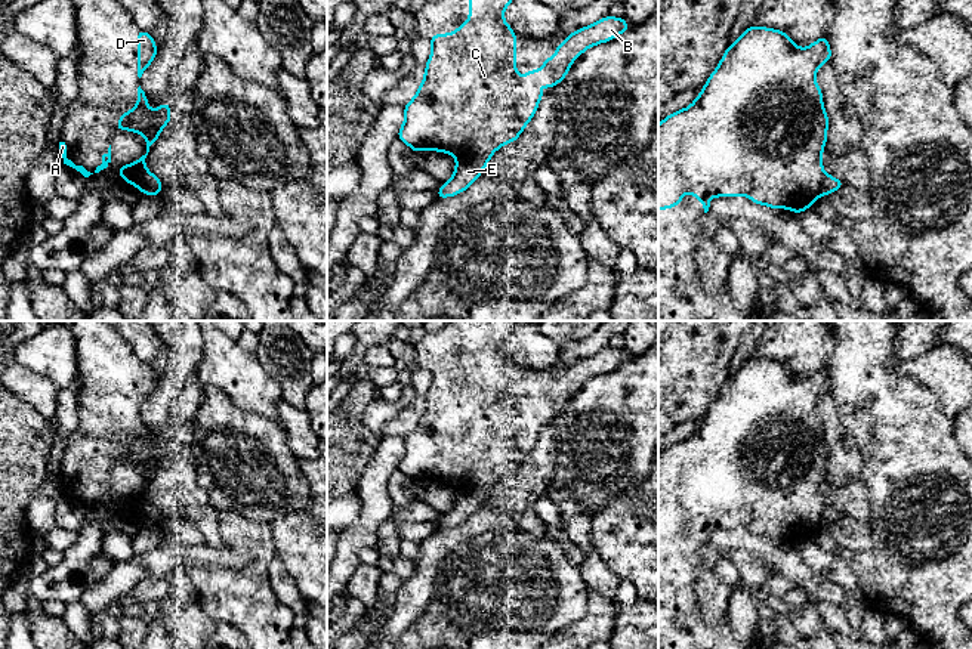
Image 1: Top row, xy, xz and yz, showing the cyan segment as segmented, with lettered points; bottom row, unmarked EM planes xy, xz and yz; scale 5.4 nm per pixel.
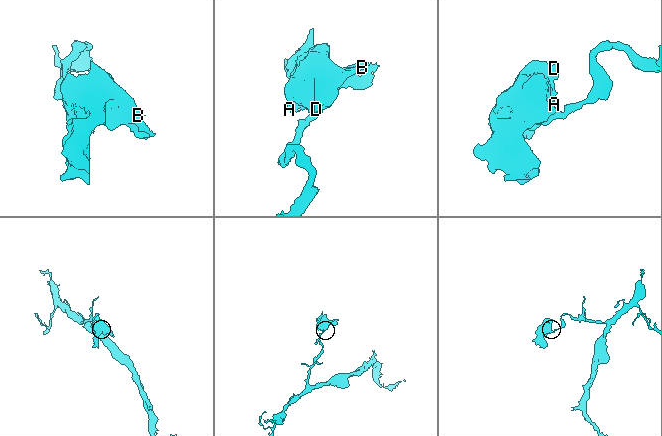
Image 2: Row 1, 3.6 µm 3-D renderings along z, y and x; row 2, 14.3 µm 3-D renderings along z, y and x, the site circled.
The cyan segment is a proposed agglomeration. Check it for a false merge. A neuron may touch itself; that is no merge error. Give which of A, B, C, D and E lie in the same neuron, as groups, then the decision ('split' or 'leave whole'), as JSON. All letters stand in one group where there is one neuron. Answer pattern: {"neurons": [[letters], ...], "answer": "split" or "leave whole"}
{"neurons": [["A", "B", "C", "D"], ["E"]], "answer": "split"}

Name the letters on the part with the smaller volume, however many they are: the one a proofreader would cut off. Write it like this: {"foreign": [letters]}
{"foreign": ["A", "B", "C", "D"]}

